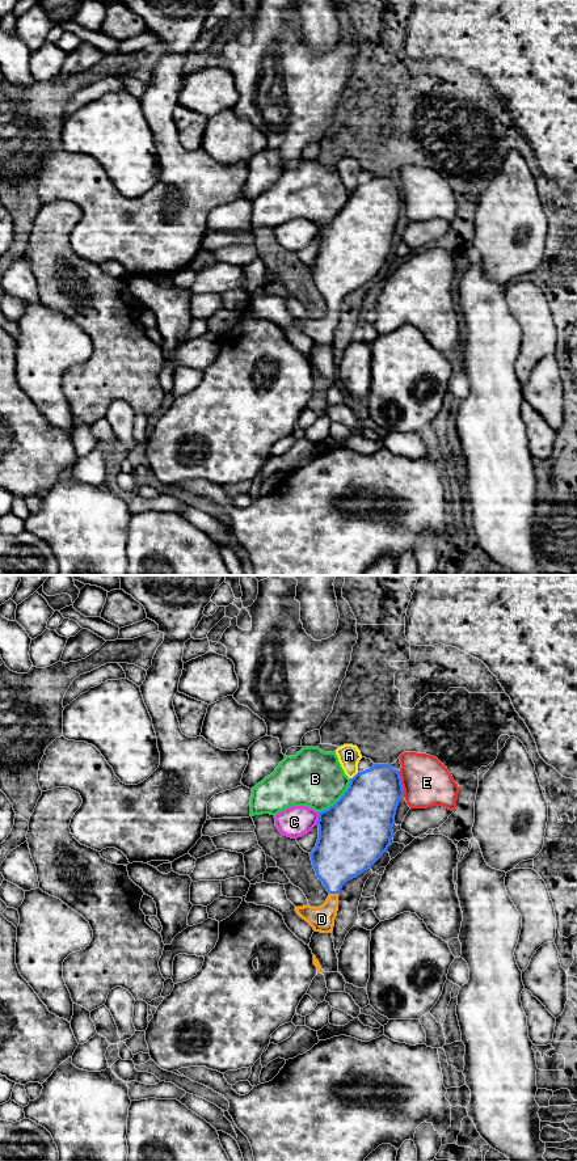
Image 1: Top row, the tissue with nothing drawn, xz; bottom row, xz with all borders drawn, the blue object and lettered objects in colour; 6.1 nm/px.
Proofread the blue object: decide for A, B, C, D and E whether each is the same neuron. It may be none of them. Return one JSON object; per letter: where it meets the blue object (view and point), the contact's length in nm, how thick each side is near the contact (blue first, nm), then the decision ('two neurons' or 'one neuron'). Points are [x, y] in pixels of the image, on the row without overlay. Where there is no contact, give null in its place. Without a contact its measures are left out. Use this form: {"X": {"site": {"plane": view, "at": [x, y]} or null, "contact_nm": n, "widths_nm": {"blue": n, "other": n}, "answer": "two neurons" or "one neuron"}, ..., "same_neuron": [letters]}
{"A": {"site": {"plane": "xz", "at": [356, 188]}, "contact_nm": 70, "widths_nm": {"blue": 360, "other": 140}, "answer": "two neurons"}, "B": {"site": {"plane": "xz", "at": [340, 211]}, "contact_nm": 300, "widths_nm": {"blue": 440, "other": 360}, "answer": "two neurons"}, "C": {"site": {"plane": "xz", "at": [319, 231]}, "contact_nm": 80, "widths_nm": {"blue": 440, "other": 190}, "answer": "two neurons"}, "D": {"site": {"plane": "xz", "at": [333, 305]}, "contact_nm": 60, "widths_nm": {"blue": 340, "other": 160}, "answer": "one neuron"}, "E": {"site": {"plane": "xz", "at": [400, 197]}, "contact_nm": 160, "widths_nm": {"blue": 340, "other": 300}, "answer": "two neurons"}, "same_neuron": ["D"]}

